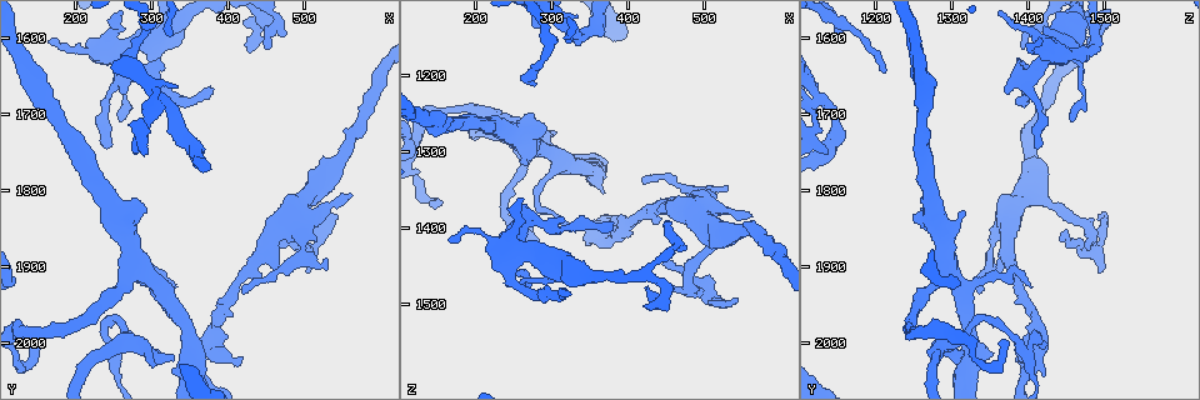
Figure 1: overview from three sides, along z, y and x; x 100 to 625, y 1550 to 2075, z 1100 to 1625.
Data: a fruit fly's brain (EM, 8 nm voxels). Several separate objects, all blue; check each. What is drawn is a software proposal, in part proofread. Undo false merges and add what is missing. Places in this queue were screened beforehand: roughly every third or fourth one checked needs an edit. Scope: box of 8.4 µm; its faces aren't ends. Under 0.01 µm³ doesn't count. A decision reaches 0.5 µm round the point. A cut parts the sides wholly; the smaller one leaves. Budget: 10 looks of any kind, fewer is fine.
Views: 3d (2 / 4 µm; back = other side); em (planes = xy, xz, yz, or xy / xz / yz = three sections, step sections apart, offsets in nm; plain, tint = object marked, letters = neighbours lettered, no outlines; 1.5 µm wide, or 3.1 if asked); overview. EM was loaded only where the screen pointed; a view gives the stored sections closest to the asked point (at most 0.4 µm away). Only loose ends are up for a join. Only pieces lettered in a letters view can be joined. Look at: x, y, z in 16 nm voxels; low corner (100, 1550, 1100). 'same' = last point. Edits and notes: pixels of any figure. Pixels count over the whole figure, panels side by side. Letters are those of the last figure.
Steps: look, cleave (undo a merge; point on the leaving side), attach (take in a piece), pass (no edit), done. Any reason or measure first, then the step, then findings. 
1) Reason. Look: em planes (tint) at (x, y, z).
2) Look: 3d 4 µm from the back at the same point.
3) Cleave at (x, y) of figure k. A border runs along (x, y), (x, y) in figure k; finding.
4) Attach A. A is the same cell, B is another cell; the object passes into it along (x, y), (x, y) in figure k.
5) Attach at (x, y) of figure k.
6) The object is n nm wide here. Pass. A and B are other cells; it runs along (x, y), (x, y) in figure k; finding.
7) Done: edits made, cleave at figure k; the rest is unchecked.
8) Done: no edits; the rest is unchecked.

Thin end. Look: 3d 4 µm at (165, 1600, 1415).

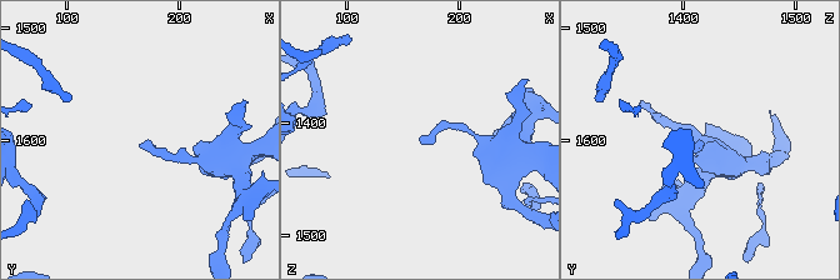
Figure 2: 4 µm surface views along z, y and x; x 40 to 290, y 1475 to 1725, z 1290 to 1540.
Shape alone is not enough. Look: em xy step 4 (letters) at (166, 1604, 1416).

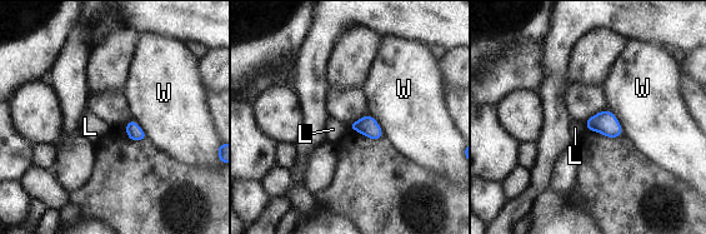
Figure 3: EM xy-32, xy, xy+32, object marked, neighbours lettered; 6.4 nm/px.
Pass. L and W are other cells; a border runs along (606, 109), (619, 123), (622, 134) in figure 3; no lettered piece goes on from it.

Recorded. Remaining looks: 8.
An open end. Look: em xy step 4 (letters) at (465, 1905, 1355).

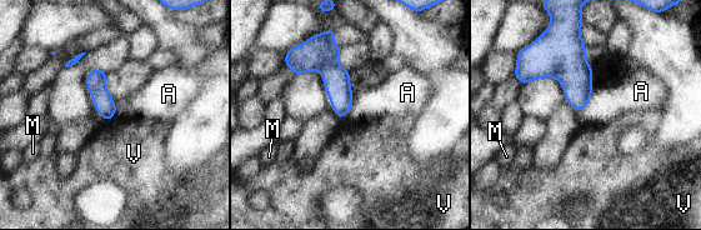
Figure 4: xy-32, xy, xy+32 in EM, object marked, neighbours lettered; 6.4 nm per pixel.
Look: em planes (letters) at the same point.

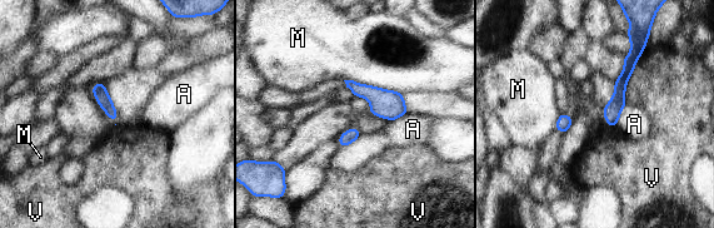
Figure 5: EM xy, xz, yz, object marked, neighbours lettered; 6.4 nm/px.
Pass. A, M and V are other cells; a border runs along (645, 46), (628, 80), (625, 103) in figure 5; none of them fits.

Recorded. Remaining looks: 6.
Three arms meet. Look: em planes (letters) at (265, 2000, 1295).

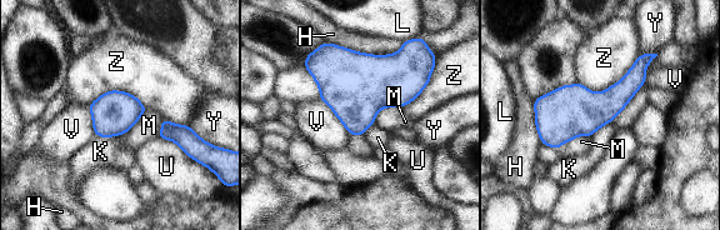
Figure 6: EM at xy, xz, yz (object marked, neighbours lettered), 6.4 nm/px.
The longest contact is with H, 500 nm. Pass. H, K, L, M, U, V, Y and Z are other cells; a border runs along (400, 106), (384, 106), (374, 123) in figure 6; one neuron here.

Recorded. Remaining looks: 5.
Free end. Look: em planes (letters) at (295, 1825, 1270).

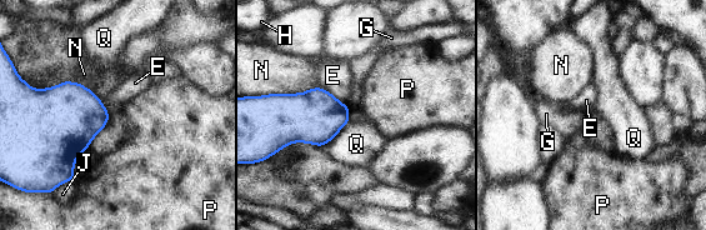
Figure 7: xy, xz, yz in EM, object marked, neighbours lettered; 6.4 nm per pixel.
The object is 200 nm wide here. Pass. E, G, H, J, N, P and Q are other cells; a border runs along (349, 121), (323, 145) in figure 7; no lettered piece goes on from it.

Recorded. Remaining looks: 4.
Done: no edits; the rest is unchecked.

